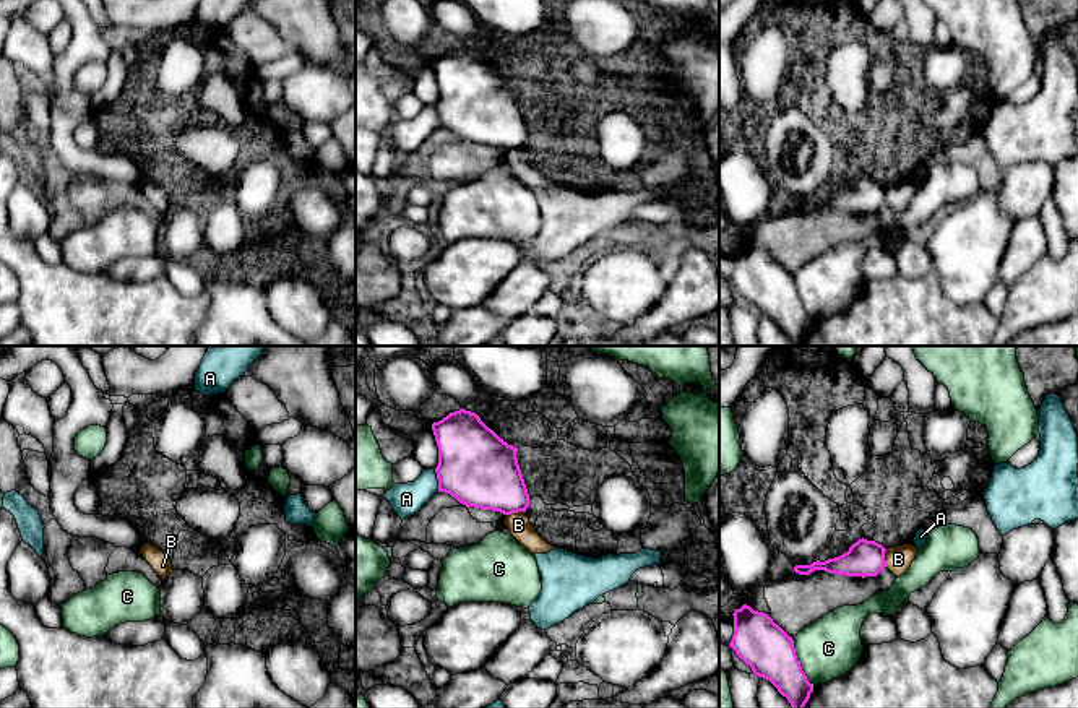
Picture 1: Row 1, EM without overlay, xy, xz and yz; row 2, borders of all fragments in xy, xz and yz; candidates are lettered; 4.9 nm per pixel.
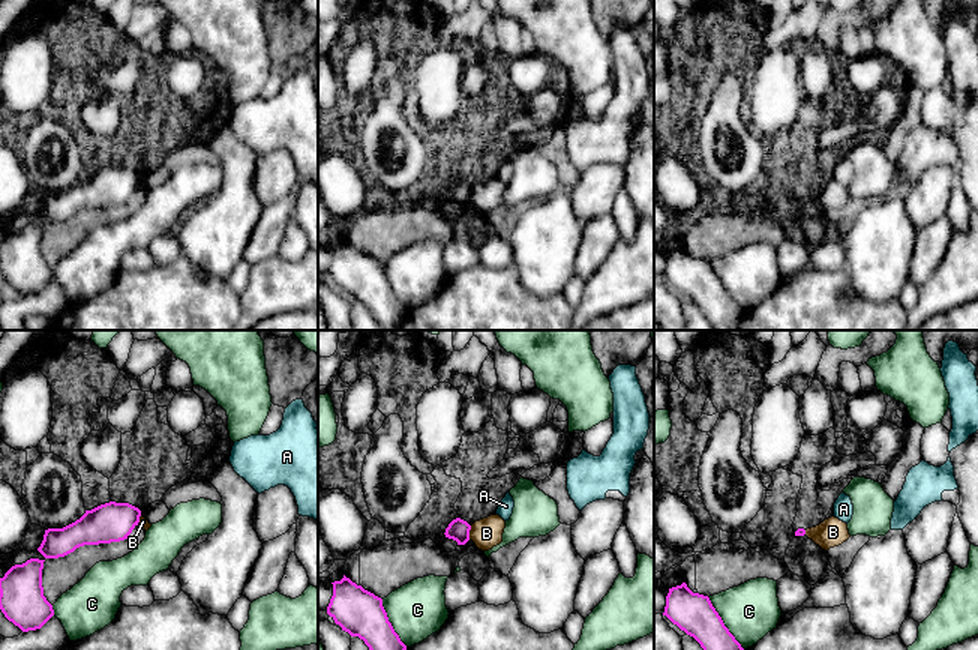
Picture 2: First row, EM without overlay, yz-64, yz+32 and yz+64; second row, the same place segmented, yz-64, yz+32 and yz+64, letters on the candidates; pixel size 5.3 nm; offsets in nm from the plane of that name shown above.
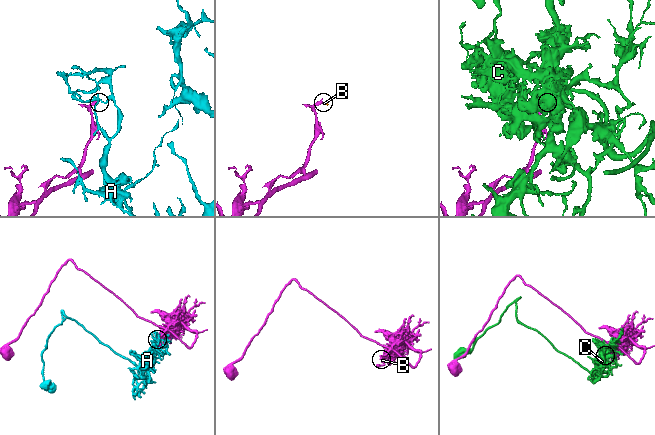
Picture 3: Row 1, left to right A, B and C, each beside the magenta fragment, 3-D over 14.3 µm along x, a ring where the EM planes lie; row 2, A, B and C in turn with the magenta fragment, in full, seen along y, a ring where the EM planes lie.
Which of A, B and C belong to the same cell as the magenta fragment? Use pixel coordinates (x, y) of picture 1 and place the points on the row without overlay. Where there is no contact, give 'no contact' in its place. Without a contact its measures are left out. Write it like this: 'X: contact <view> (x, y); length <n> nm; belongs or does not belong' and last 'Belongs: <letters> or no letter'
A: contact xz (439, 117); length 110 nm; does not belong
B: contact xz (515, 148); length 100 nm; does not belong
C: contact yz (799, 299); length 260 nm; does not belong
Belongs: no letter

